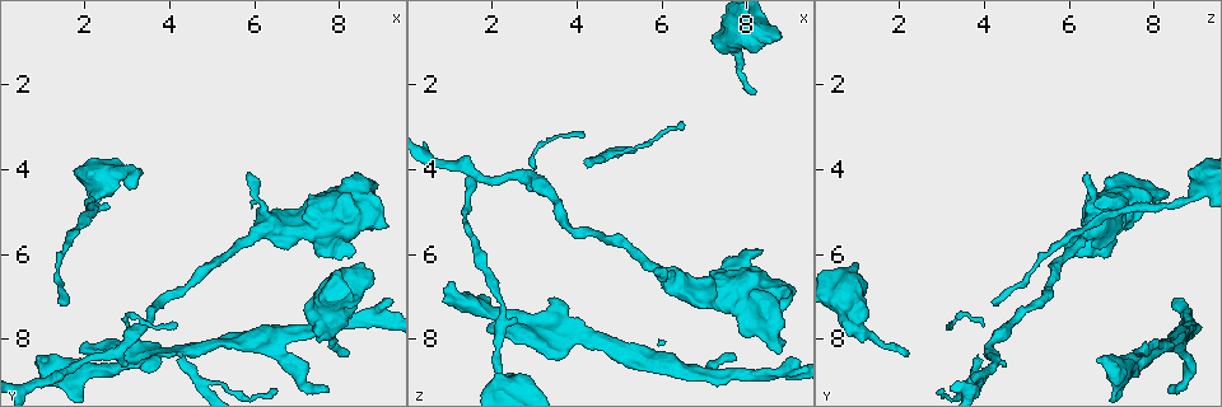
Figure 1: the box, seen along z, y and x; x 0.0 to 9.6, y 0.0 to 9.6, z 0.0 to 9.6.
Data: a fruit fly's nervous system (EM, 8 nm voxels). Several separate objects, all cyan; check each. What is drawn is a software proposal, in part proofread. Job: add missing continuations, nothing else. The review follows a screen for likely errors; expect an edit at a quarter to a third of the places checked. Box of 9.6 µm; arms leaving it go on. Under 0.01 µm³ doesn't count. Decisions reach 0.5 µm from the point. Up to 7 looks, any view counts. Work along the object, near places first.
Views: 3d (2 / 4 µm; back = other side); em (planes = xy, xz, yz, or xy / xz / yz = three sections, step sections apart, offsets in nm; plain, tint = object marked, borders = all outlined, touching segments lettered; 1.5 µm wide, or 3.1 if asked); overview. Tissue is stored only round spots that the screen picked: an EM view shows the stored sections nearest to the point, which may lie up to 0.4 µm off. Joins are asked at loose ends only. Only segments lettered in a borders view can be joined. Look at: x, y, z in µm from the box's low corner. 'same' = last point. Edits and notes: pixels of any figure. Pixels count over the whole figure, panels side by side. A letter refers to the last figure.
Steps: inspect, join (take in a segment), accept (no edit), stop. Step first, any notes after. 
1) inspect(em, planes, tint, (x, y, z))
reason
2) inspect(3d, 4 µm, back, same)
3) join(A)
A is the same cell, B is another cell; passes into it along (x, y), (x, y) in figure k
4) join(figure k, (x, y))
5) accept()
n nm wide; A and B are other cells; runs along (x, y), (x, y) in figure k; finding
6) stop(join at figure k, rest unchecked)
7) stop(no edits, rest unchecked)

inspect(em, planes, borders, (4.25, 8.45, 3.90))
free end

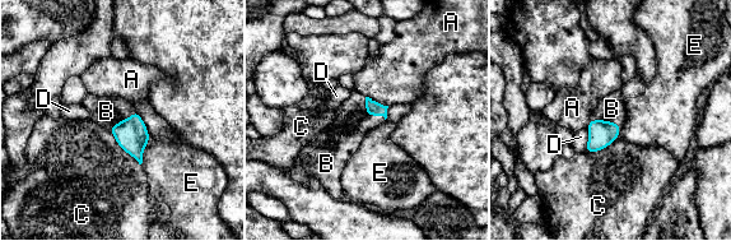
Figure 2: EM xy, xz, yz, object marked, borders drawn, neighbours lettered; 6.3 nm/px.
join(B)
B is the same cell, A, C, D and E are other cells; it goes on there

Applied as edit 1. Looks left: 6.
inspect(3d, 4 µm, (1.50, 7.15, 4.20))

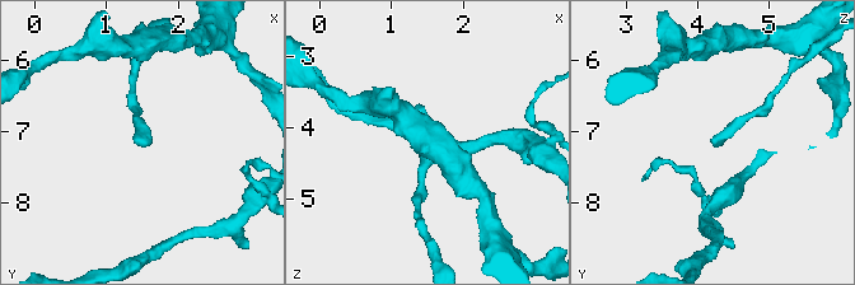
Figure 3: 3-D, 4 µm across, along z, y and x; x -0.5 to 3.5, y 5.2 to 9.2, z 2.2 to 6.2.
inspect(em, xz, step 8, borders, (1.50, 7.10, 4.15))

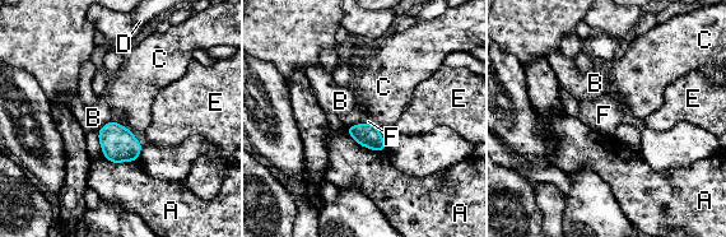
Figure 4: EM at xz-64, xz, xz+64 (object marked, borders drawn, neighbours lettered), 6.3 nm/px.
accept()
150 nm wide; A, B, C, D, E and F are other cells; no lettered segment goes on from it

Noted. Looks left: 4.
inspect(em, planes, tint, (0.95, 8.55, 6.70))
an open end

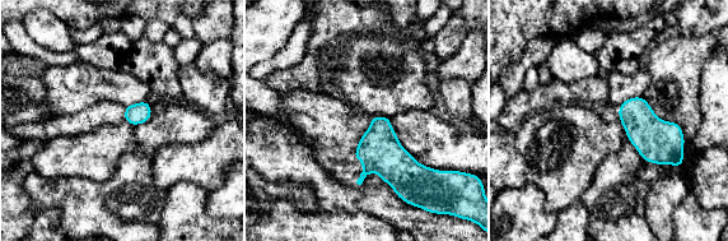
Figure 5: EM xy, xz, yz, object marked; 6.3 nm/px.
inspect(em, planes, borders, same)

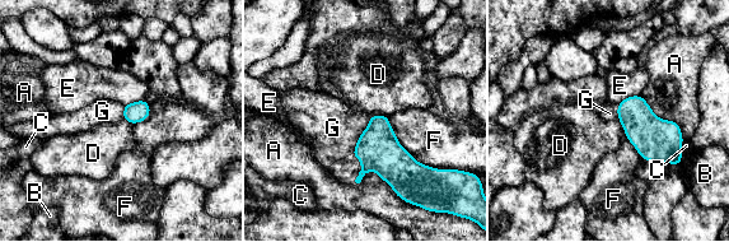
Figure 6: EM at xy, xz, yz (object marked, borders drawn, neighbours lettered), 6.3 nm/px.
join(G)
F touches over 420 nm; G is the same cell, A, B, C, D, E and F are other cells; passes into it along (377, 148), (360, 135), (332, 128) in figure 6; it goes on there

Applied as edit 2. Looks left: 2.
stop(join at figure 2, join at figure 6, rest unchecked)

